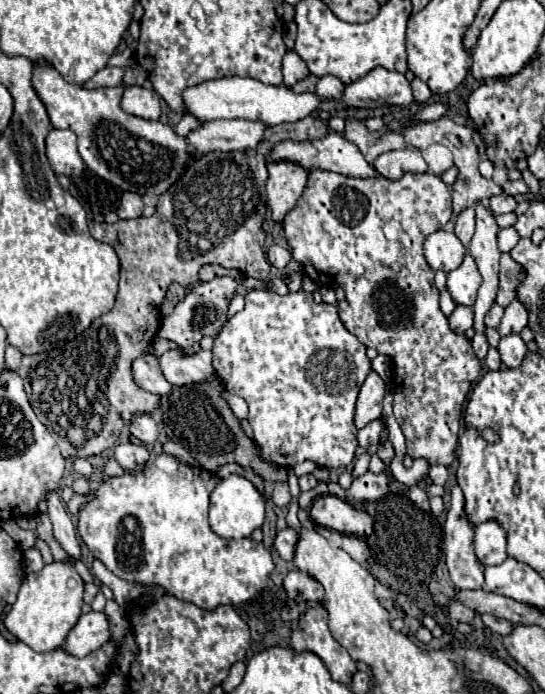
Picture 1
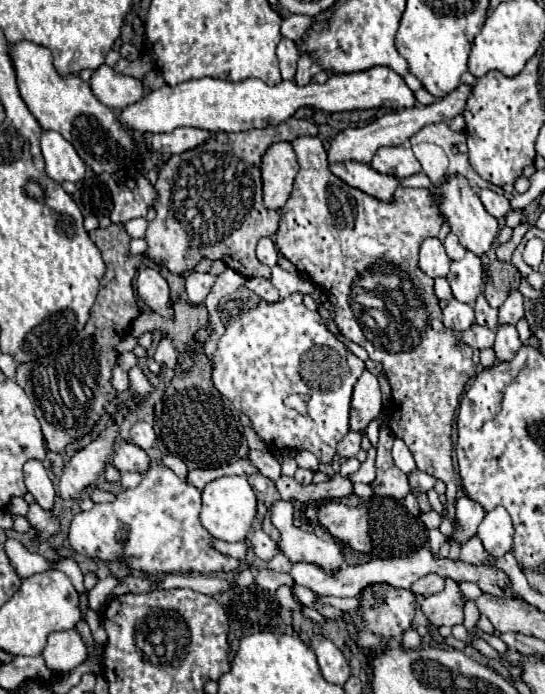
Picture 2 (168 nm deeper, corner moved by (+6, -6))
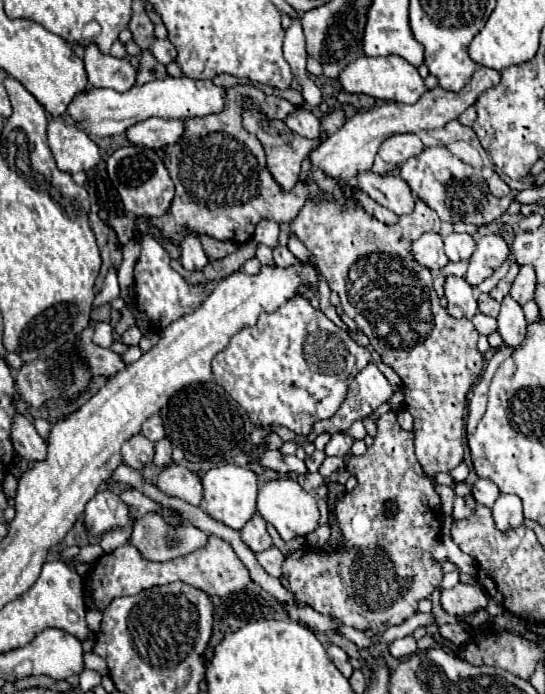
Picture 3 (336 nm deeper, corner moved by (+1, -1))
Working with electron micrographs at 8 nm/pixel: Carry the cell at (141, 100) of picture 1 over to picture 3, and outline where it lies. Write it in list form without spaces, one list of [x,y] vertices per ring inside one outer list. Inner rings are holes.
[[[87,45],[83,63],[91,87],[109,87],[119,93],[135,87],[137,69],[127,59],[103,55],[95,45]]]

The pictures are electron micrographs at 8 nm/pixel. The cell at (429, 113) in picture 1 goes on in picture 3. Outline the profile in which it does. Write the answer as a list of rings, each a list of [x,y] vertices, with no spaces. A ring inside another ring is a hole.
[[[477,67],[471,81],[459,93],[449,93],[449,91],[443,91],[441,87],[437,87],[433,91],[425,91],[421,95],[421,99],[413,105],[385,103],[385,105],[375,107],[371,111],[357,113],[351,119],[347,119],[339,131],[329,135],[327,141],[321,143],[311,153],[311,163],[313,163],[313,167],[323,169],[327,175],[331,175],[335,179],[349,181],[357,173],[371,169],[373,159],[377,155],[377,149],[385,139],[389,139],[397,133],[419,133],[419,131],[431,131],[431,129],[443,127],[447,121],[457,119],[467,107],[471,107],[485,89],[495,87],[499,83],[499,79],[501,79],[499,71],[489,69],[489,67]]]

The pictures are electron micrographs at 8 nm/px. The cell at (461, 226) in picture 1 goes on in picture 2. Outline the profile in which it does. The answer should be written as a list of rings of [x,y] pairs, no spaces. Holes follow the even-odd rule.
[[[448,234],[448,238],[444,240],[444,248],[446,248],[446,254],[448,254],[448,258],[450,260],[460,260],[464,254],[466,254],[466,250],[462,248],[462,244],[458,242],[458,236],[456,234]]]

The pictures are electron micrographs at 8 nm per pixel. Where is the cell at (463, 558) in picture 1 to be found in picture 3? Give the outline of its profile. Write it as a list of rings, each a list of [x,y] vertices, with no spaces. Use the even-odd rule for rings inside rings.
[[[479,479],[475,485],[473,485],[473,497],[477,503],[481,505],[487,505],[487,507],[493,507],[495,499],[499,497],[499,489],[495,487],[495,483],[491,483],[489,479]]]

